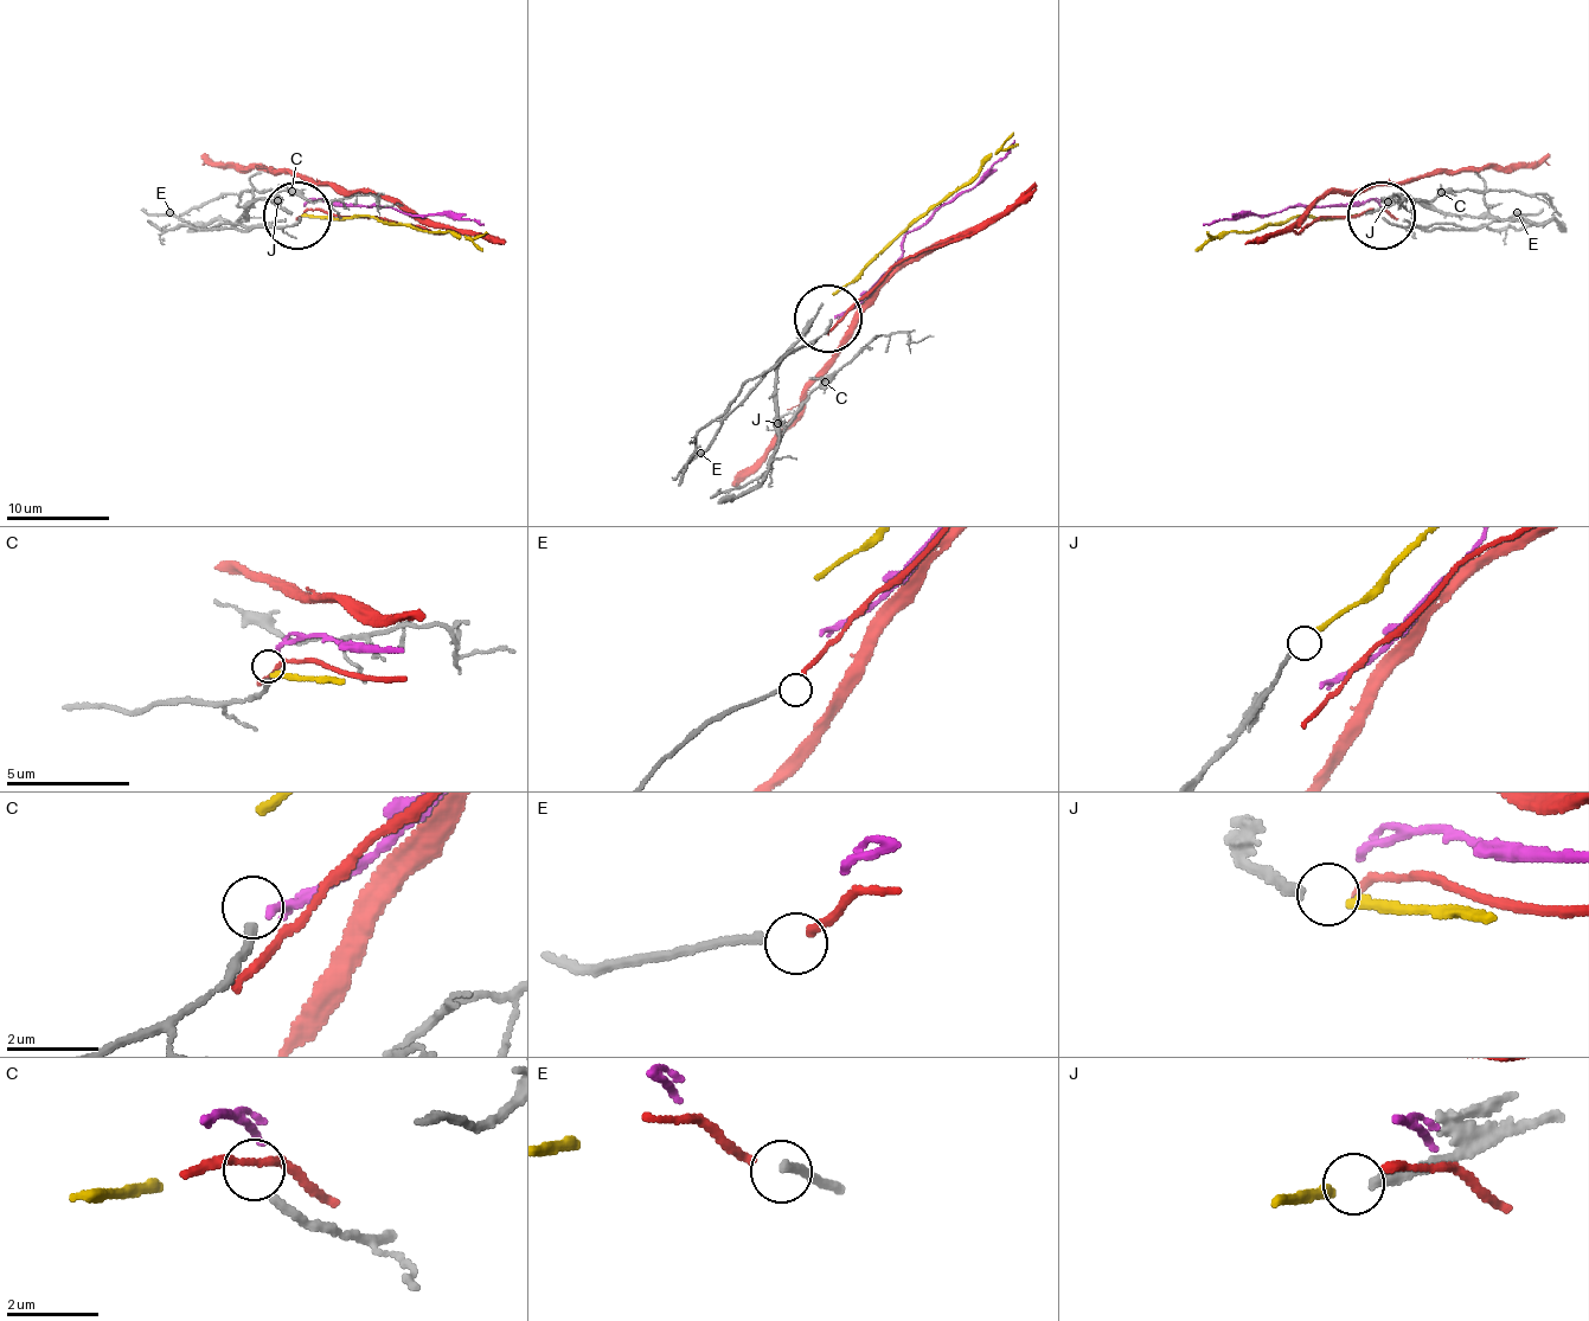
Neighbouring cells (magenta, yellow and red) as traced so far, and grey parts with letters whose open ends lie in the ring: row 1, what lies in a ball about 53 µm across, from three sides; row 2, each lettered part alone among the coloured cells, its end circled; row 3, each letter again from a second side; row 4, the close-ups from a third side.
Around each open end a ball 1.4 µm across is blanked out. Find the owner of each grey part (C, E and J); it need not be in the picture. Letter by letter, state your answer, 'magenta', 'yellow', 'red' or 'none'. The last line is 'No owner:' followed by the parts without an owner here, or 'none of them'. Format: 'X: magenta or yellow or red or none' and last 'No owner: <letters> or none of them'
C: none
E: red
J: yellow
No owner: C

